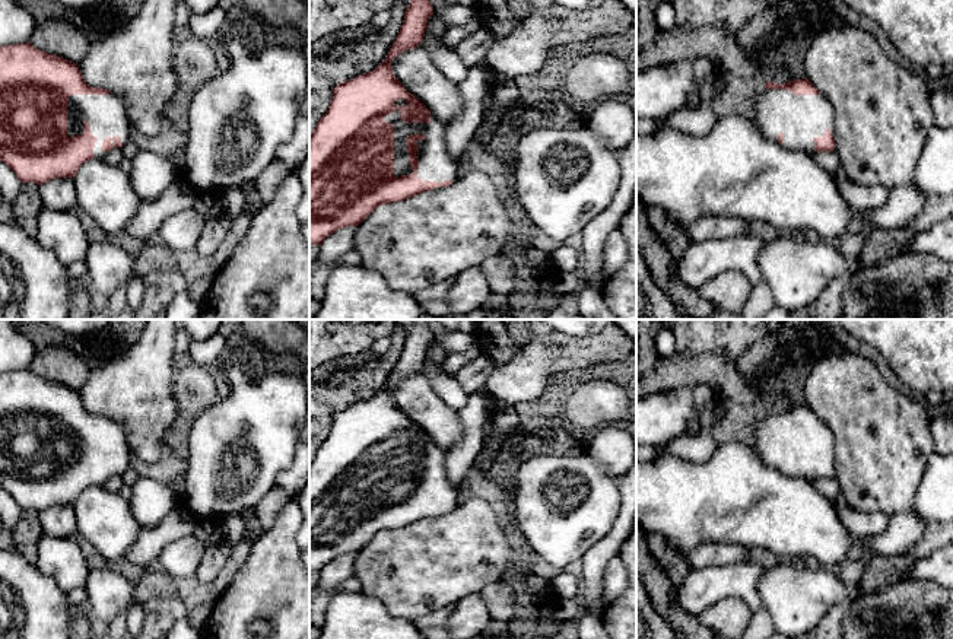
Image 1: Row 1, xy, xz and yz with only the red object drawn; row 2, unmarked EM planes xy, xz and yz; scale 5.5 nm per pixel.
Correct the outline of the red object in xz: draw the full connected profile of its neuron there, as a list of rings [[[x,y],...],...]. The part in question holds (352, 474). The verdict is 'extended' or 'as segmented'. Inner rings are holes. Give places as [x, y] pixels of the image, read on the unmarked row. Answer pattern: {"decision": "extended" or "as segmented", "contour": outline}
{"decision": "extended", "contour": [[[414,320],[387,385],[372,398],[333,416],[328,436],[309,461],[309,572],[321,572],[342,554],[358,553],[378,532],[403,528],[425,518],[444,516],[457,509],[457,487],[448,480],[445,452],[397,407],[391,395],[393,385],[423,368],[431,341],[433,334],[428,320]]]}

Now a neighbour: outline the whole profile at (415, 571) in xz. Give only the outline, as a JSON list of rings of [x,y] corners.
[[[471,497],[444,516],[378,532],[358,551],[353,575],[362,584],[360,591],[378,598],[391,616],[414,621],[509,576],[517,557],[518,549],[499,527],[490,505]]]

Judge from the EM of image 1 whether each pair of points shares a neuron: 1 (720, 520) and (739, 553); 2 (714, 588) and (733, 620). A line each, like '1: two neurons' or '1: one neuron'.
1: two neurons
2: two neurons

